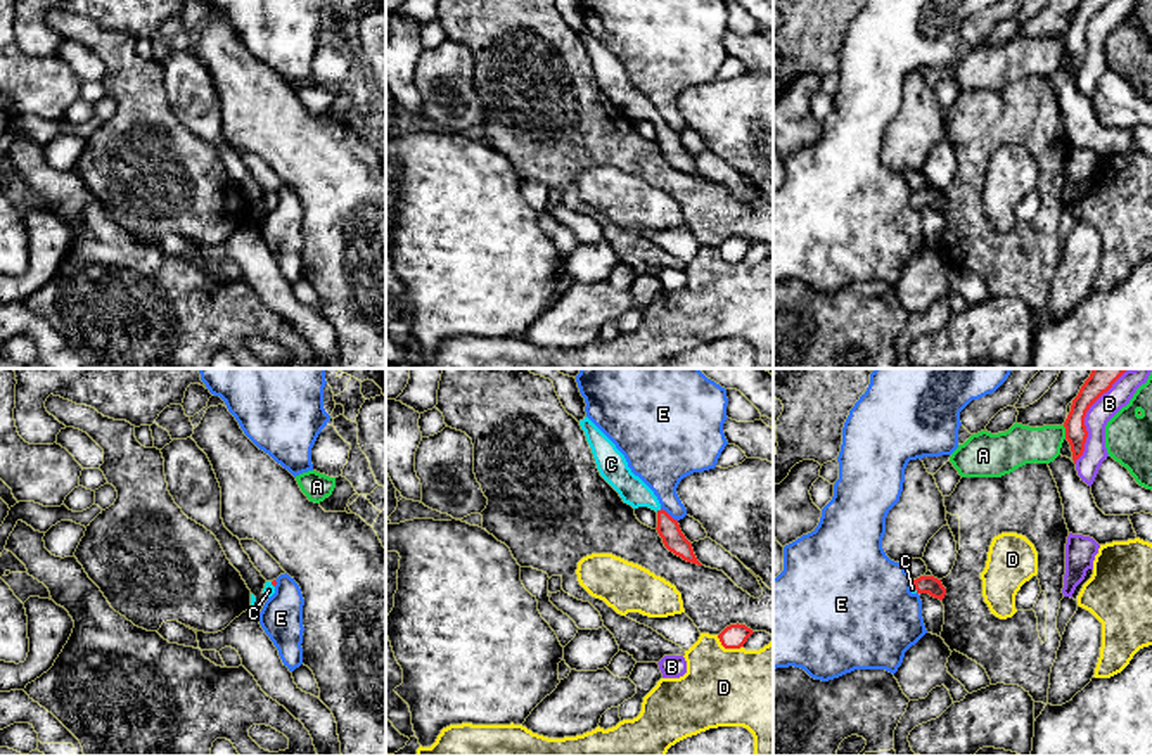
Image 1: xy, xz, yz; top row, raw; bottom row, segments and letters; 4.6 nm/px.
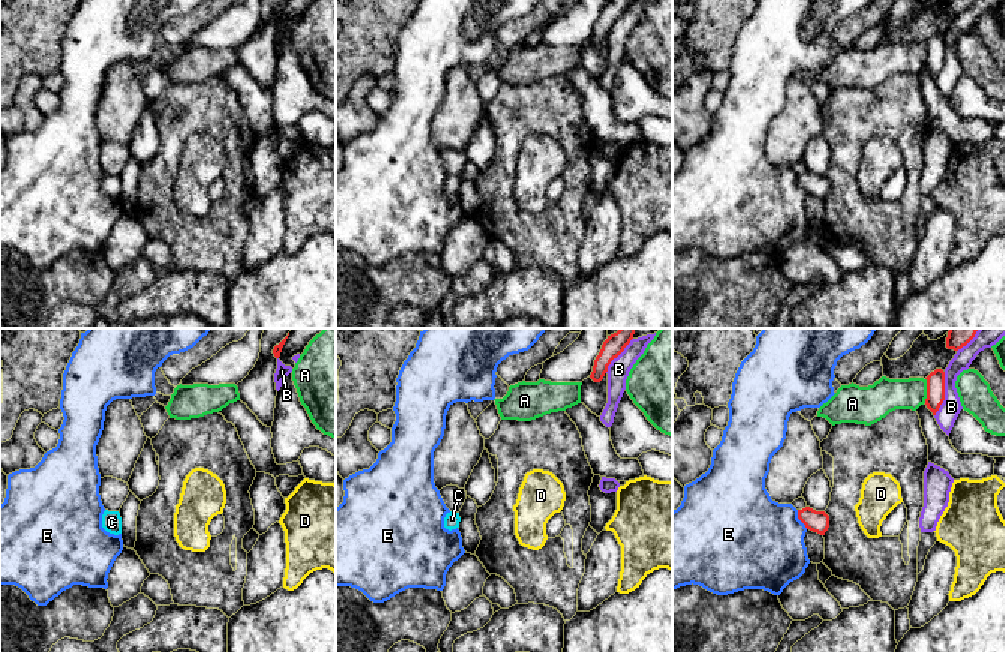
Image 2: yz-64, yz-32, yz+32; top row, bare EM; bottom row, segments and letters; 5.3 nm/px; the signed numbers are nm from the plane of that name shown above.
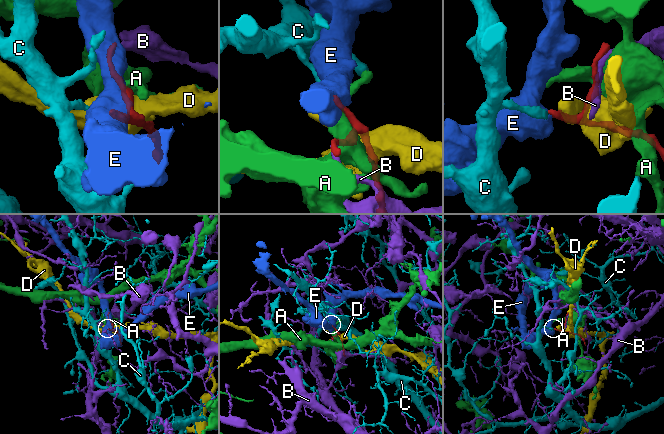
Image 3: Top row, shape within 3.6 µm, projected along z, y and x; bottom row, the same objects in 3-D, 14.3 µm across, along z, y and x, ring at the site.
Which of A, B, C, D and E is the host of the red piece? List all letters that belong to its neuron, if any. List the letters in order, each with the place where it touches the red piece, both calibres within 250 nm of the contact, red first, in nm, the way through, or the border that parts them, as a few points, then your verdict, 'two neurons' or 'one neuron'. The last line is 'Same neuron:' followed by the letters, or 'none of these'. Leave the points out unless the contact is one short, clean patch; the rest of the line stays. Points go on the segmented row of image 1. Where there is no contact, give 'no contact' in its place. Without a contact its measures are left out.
A: meets red in yz at (1066, 433); 100 nm thick on the red side, 180 nm on the other; two neurons
B: meets red in yz at (1085, 416); 140 nm thick on the red side, 110 nm on the other; two neurons
C: meets red in xz at (658, 511); 110 nm thick on the red side, 130 nm on the other; runs through xz (668, 528), (658, 511), (646, 497), (633, 492); one neuron
D: meets red in xz at (729, 647); 110 nm thick on the red side, 380 nm on the other; two neurons
E: meets red in xz at (668, 514); 110 nm thick on the red side, 240 nm on the other; border along xz (661, 507), (677, 521); two neurons
Same neuron: C

